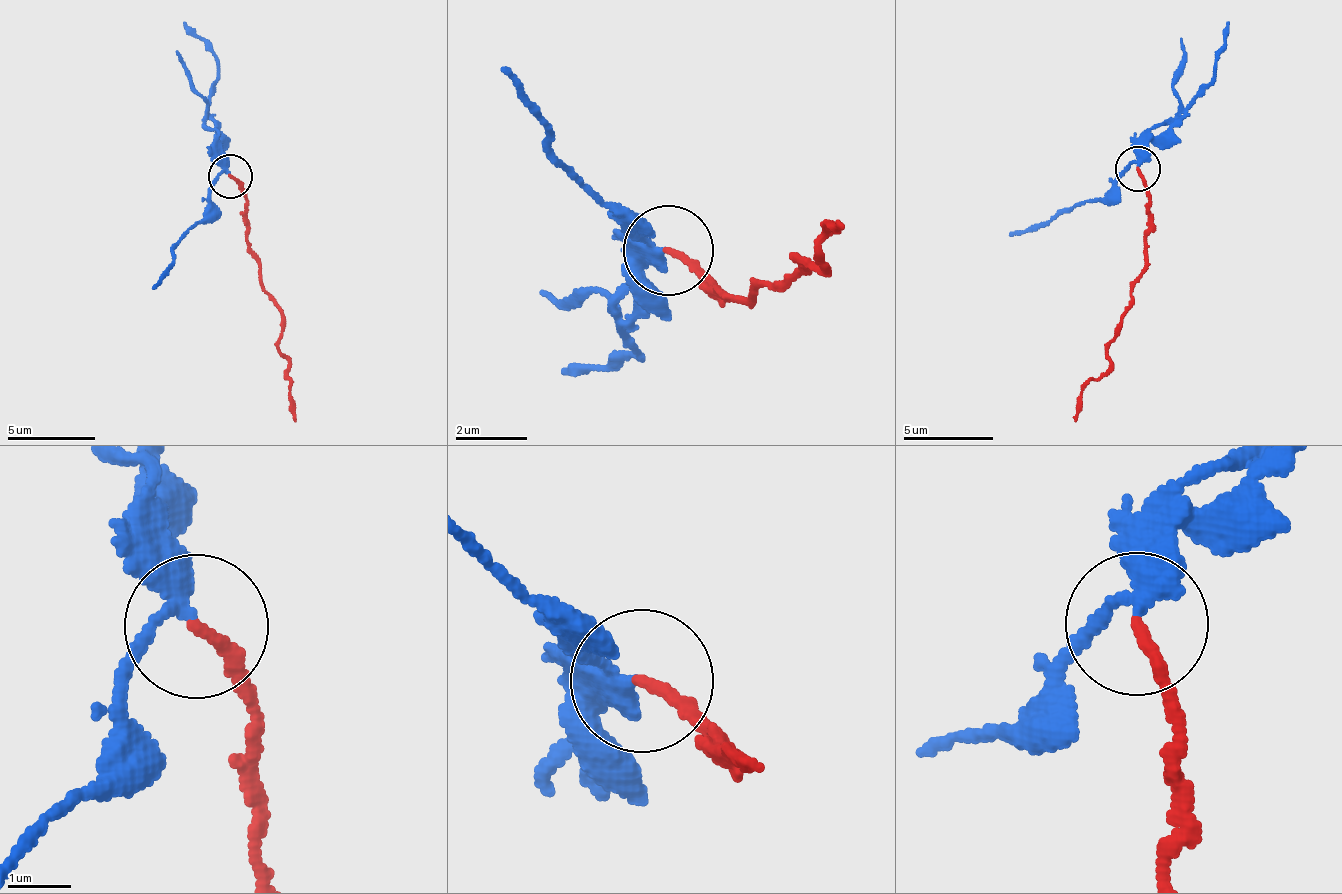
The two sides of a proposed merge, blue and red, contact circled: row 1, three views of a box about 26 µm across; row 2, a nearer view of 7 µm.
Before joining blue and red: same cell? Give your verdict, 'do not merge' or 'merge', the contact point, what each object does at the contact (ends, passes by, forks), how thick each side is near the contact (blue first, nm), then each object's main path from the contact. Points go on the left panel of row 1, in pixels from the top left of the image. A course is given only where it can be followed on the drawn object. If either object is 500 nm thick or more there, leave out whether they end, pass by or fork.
do not merge | (230, 176) | blue passes by | red ends | 280/190 nm | blue via (229, 174), (210, 112), (216, 76), (215, 54), (183, 21) | red via (229, 174), (245, 197), (246, 250), (280, 311), (294, 421)

